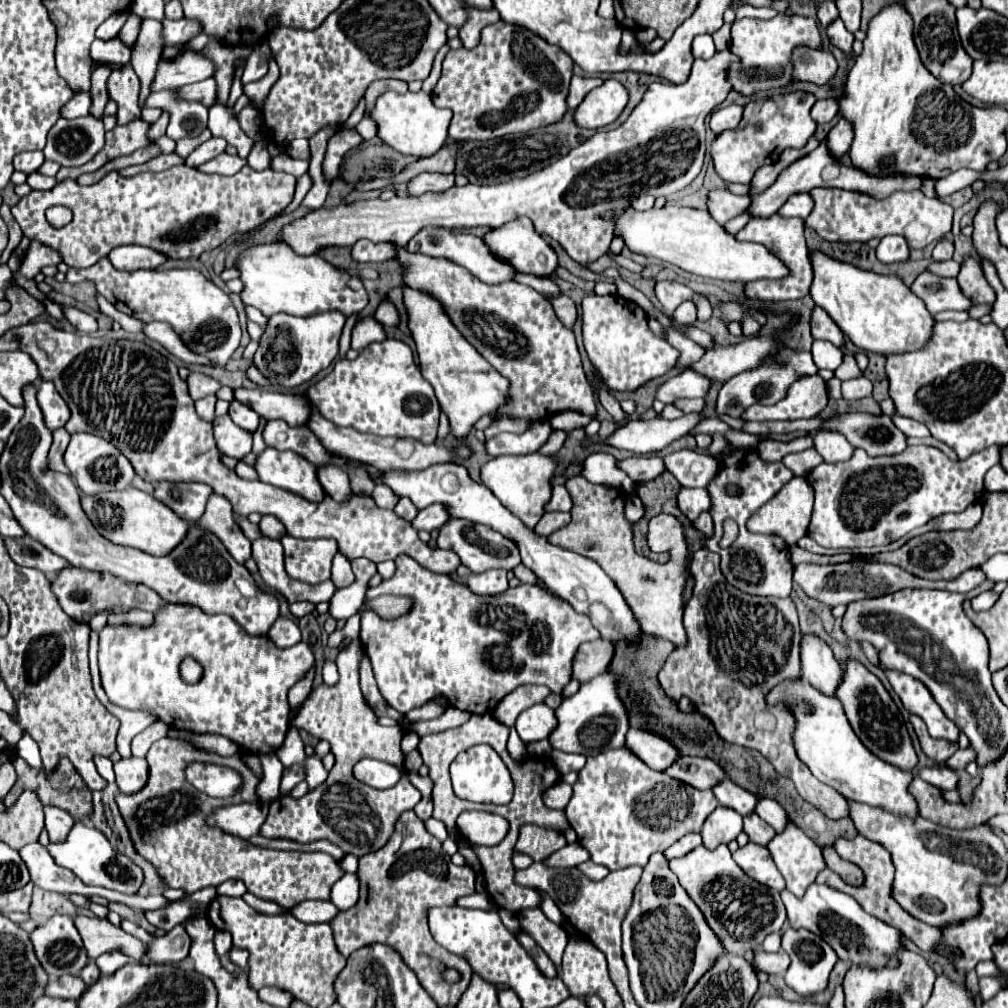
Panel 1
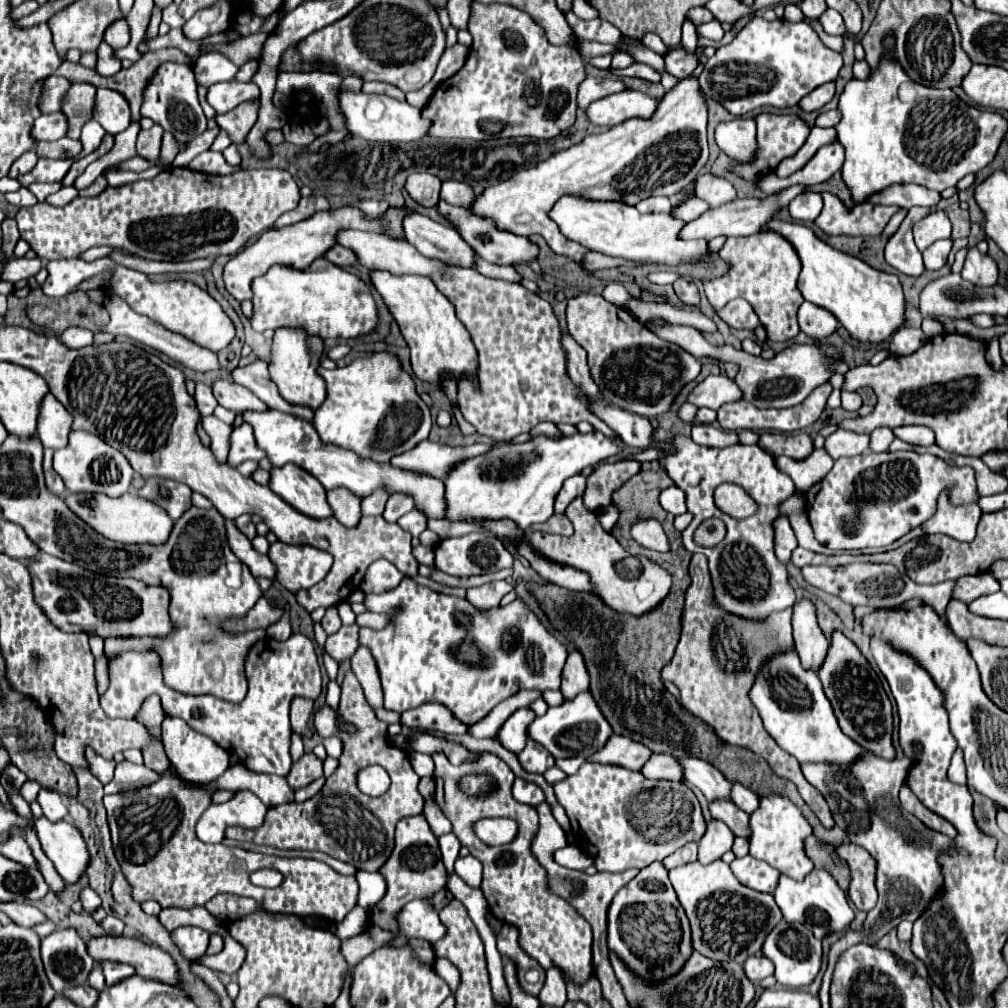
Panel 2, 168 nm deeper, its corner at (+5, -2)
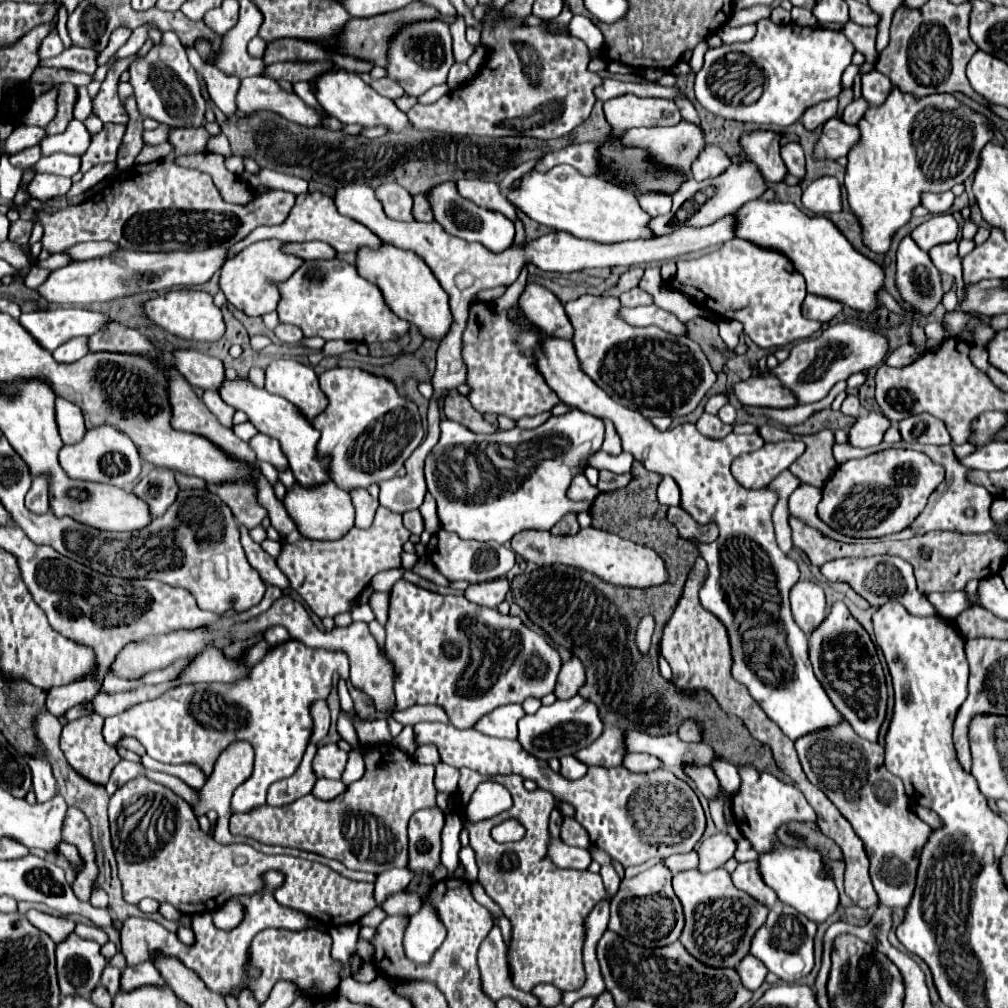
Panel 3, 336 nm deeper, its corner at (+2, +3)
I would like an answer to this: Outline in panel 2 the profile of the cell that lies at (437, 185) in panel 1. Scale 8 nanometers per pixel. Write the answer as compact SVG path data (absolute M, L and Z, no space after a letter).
M445 181L443 187L441 187L441 193L439 193L439 199L451 203L451 205L465 205L469 207L471 201L475 199L473 191L469 185L461 183L461 181Z

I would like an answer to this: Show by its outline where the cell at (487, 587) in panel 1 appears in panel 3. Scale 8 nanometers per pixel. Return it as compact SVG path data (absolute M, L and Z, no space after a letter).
M500 578L500 580L494 580L494 582L468 586L466 592L464 592L464 596L466 596L466 600L470 600L472 604L496 608L496 606L506 598L508 590L510 590L508 580L506 580L506 578Z

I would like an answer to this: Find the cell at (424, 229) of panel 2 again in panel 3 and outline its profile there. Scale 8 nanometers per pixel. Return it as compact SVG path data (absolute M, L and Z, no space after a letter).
M382 184L382 188L376 188L376 198L380 204L384 204L386 216L392 216L394 220L412 222L412 196L408 190L400 188L398 184Z

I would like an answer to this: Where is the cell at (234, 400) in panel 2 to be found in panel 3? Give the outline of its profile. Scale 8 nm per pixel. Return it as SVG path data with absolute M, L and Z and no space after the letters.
M174 350L174 368L196 388L218 390L224 380L224 366L218 358L196 350Z

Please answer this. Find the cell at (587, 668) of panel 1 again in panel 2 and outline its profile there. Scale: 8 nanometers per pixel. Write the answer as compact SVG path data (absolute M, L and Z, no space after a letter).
M573 649L567 657L565 669L563 669L563 681L561 681L561 693L565 699L575 697L581 691L589 689L589 673L585 667L585 659L581 657L581 651Z

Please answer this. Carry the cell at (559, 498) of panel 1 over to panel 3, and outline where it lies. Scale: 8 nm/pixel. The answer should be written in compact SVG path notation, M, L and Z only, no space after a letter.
M580 472L572 478L572 484L568 488L568 498L572 500L590 500L594 502L594 498L598 496L598 488L590 486L590 482L586 480L586 476Z

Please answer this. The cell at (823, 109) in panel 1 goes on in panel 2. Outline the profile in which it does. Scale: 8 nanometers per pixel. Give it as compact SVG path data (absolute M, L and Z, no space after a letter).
M831 109L831 111L821 111L815 125L817 127L835 127L837 121L841 119L841 113L837 109Z

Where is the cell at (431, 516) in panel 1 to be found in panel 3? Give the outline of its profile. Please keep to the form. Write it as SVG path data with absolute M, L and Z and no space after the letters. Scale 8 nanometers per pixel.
M418 510L404 512L404 514L402 514L402 518L404 518L404 526L406 526L412 534L420 536L420 534L424 532L424 522L422 522L422 516L420 516L420 512L418 512Z

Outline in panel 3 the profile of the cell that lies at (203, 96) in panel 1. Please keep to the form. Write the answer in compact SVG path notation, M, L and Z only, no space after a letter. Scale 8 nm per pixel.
M266 76L244 78L236 96L236 104L242 112L272 110L304 126L322 126L324 118L328 116L328 112L318 112L316 108L306 106L294 92L282 90L276 80Z

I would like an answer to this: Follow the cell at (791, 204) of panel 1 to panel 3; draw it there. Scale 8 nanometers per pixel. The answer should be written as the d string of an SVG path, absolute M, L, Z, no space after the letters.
M822 176L804 188L802 204L814 214L832 214L842 210L840 182L834 176Z

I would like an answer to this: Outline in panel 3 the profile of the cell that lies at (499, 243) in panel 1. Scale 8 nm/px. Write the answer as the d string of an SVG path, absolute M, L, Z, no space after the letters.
M444 182L444 184L432 186L428 190L428 202L432 204L432 214L434 214L436 222L440 222L442 228L452 236L460 236L462 240L468 240L468 242L478 242L478 244L486 246L490 252L502 252L504 248L510 248L514 242L512 220L508 220L500 212L484 210L484 208L472 204L472 200L464 200L456 192L454 182Z

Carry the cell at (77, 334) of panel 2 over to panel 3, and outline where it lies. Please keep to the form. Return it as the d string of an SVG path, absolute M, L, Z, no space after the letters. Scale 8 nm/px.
M86 336L72 338L72 340L68 340L66 344L62 344L60 348L56 348L56 350L52 352L54 360L56 360L56 362L64 362L64 364L76 362L76 360L84 358L86 354L88 354L88 340L86 340Z

